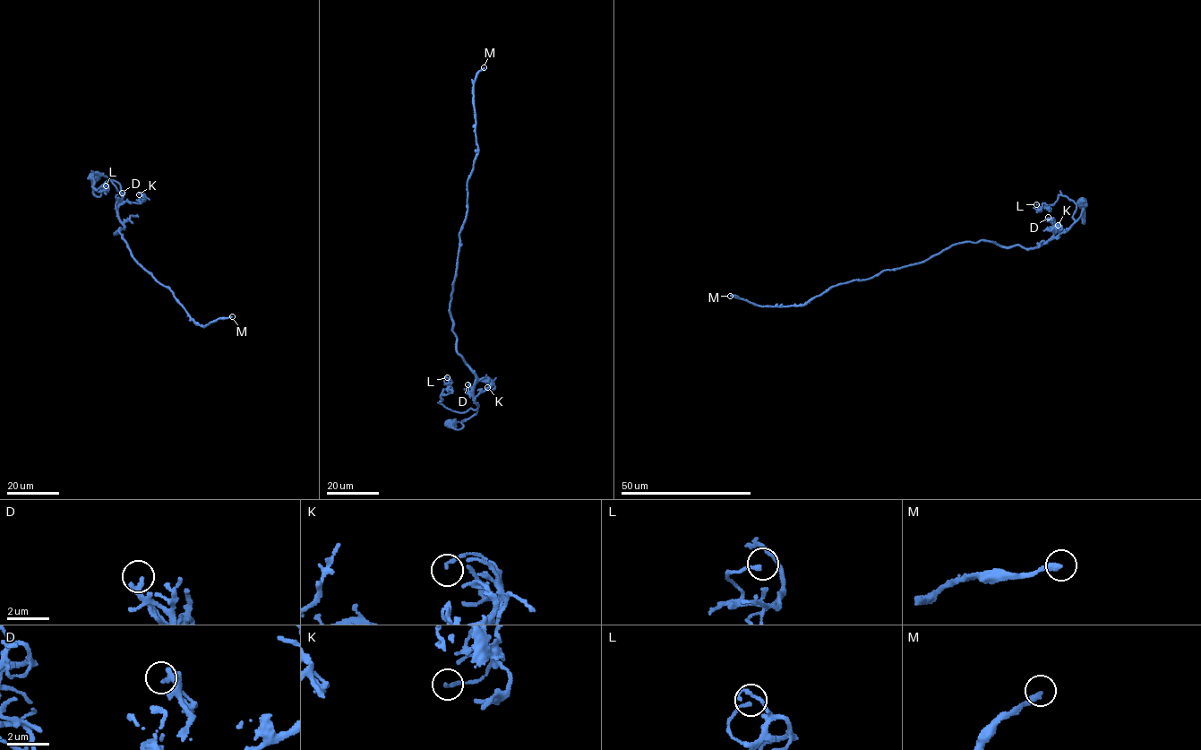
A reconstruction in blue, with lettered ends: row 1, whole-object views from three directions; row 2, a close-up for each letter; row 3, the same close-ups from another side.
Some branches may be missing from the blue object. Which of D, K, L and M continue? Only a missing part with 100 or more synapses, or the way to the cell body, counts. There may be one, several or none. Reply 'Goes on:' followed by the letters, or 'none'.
Goes on: M

